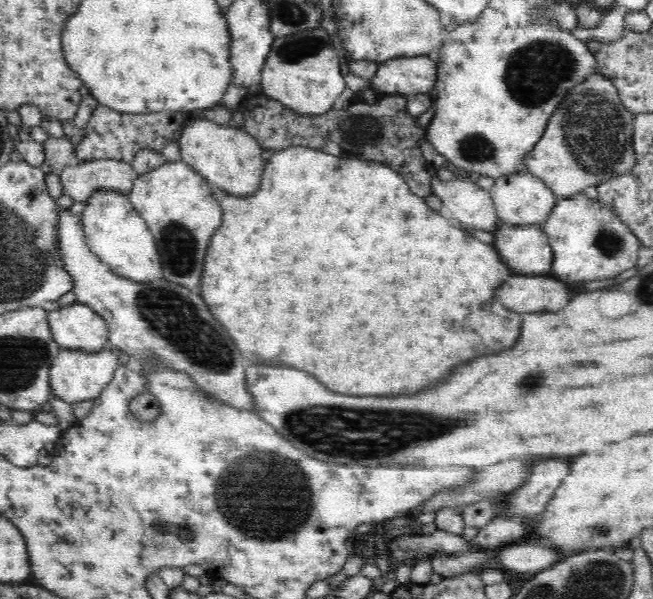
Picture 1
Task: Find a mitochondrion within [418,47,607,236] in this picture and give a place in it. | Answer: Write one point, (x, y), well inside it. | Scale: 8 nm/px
(477, 148)

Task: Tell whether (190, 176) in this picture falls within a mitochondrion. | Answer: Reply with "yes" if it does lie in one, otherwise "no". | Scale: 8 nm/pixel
no

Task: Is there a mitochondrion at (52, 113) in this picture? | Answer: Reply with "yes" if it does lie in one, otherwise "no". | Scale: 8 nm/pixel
no

